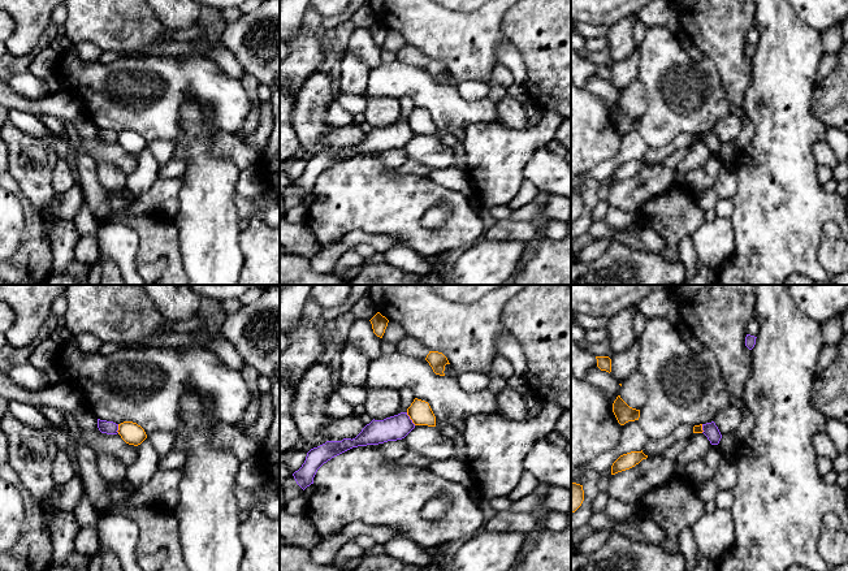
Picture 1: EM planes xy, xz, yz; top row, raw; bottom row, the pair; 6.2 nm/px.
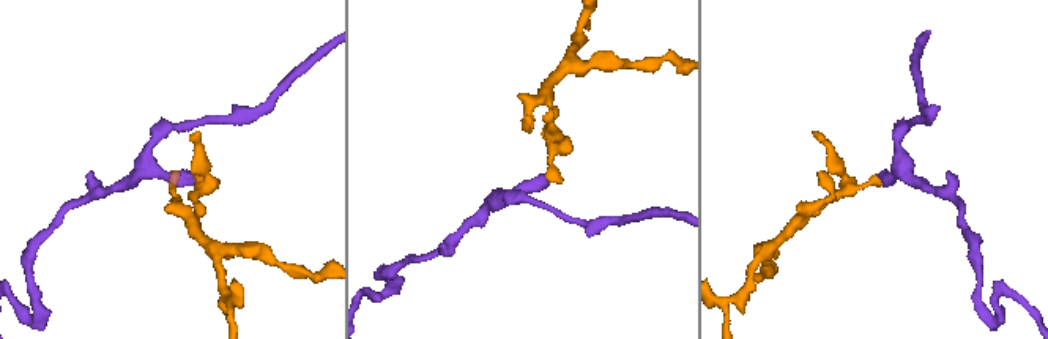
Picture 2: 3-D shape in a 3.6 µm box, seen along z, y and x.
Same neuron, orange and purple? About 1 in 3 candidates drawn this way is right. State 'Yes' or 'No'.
No

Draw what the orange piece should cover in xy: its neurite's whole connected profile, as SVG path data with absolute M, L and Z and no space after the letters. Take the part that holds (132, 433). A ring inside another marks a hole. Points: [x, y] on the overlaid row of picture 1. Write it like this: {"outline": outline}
{"outline": "M124 421L118 424L117 432L126 444L134 446L140 445L147 438L144 429L133 421Z"}

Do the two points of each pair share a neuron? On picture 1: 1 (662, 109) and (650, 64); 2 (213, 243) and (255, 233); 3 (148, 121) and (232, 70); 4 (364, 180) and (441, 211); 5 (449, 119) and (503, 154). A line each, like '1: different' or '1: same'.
1: same
2: different
3: different
4: different
5: different

